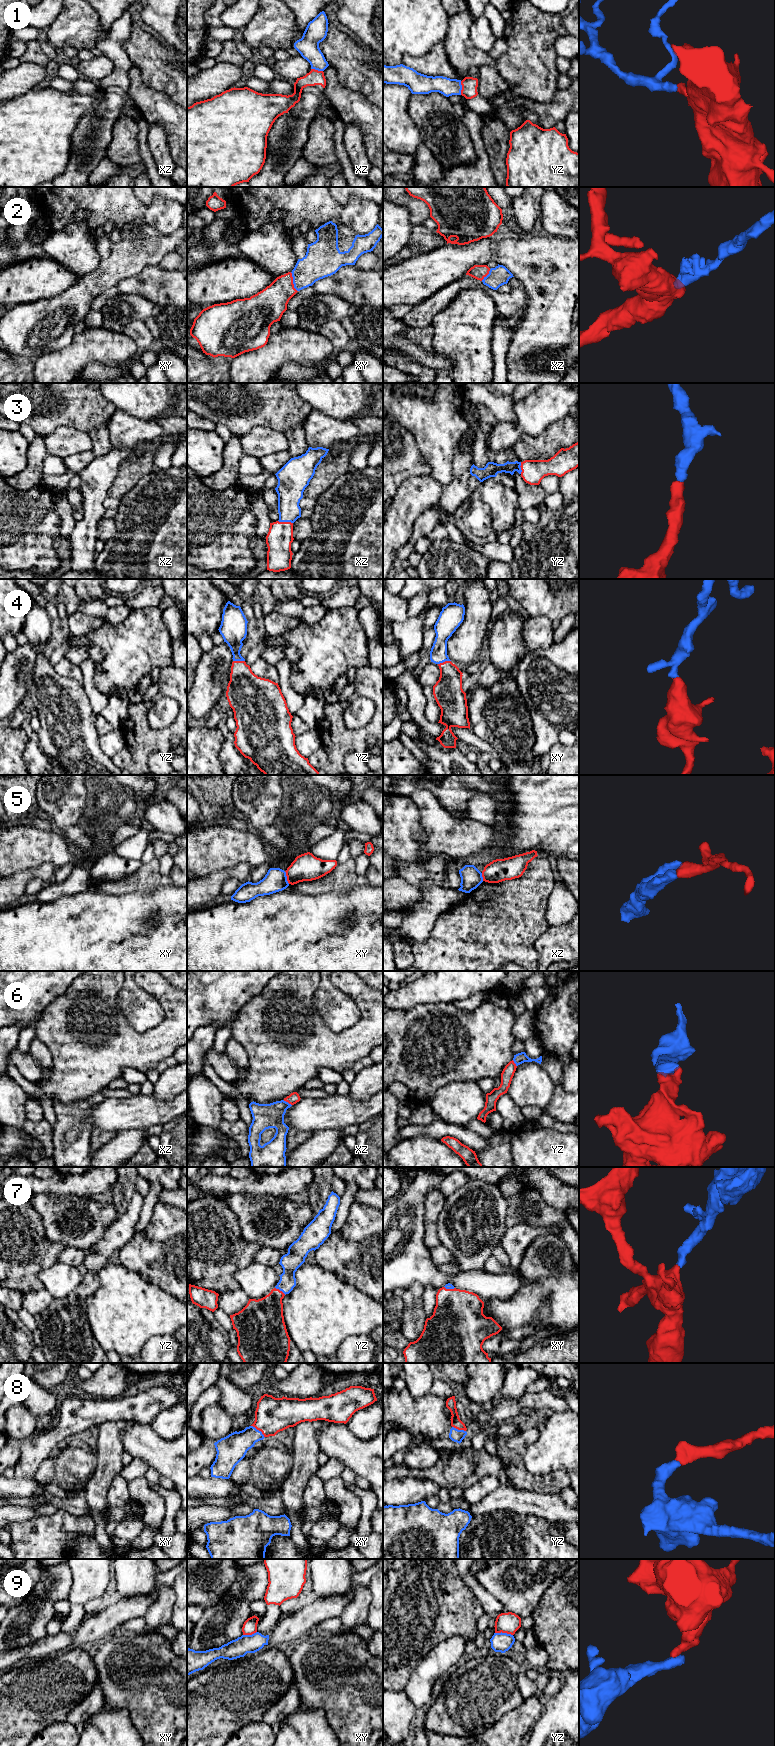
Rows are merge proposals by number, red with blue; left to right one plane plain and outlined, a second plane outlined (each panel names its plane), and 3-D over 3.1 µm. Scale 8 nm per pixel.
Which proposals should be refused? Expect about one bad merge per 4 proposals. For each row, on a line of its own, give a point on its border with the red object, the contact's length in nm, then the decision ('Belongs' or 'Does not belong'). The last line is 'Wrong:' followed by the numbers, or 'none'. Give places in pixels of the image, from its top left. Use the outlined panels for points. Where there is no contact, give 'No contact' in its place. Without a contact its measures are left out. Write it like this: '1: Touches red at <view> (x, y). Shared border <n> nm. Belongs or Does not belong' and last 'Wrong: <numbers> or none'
1: Touches red at yz (462, 88). Shared border 110 nm. Belongs
2: Touches red at xy (292, 282). Shared border 170 nm. Belongs
3: Touches red at xz (285, 522). Shared border 120 nm. Belongs
4: Touches red at xy (445, 661). Shared border 110 nm. Belongs
5: Touches red at xy (287, 877). Shared border 110 nm. Does not belong
6: Touches red at xz (287, 1101). Shared border 80 nm. Belongs
7: Touches red at yz (279, 1290). Shared border 110 nm. Belongs
8: Touches red at xy (259, 1430). Shared border 150 nm. Belongs
9: Touches red at yz (504, 1632). Shared border 150 nm. Does not belong
Wrong: 5, 9

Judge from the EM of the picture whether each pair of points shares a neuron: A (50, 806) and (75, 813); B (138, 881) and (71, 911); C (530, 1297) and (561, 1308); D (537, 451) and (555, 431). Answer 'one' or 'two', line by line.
A: one
B: two
C: one
D: one

